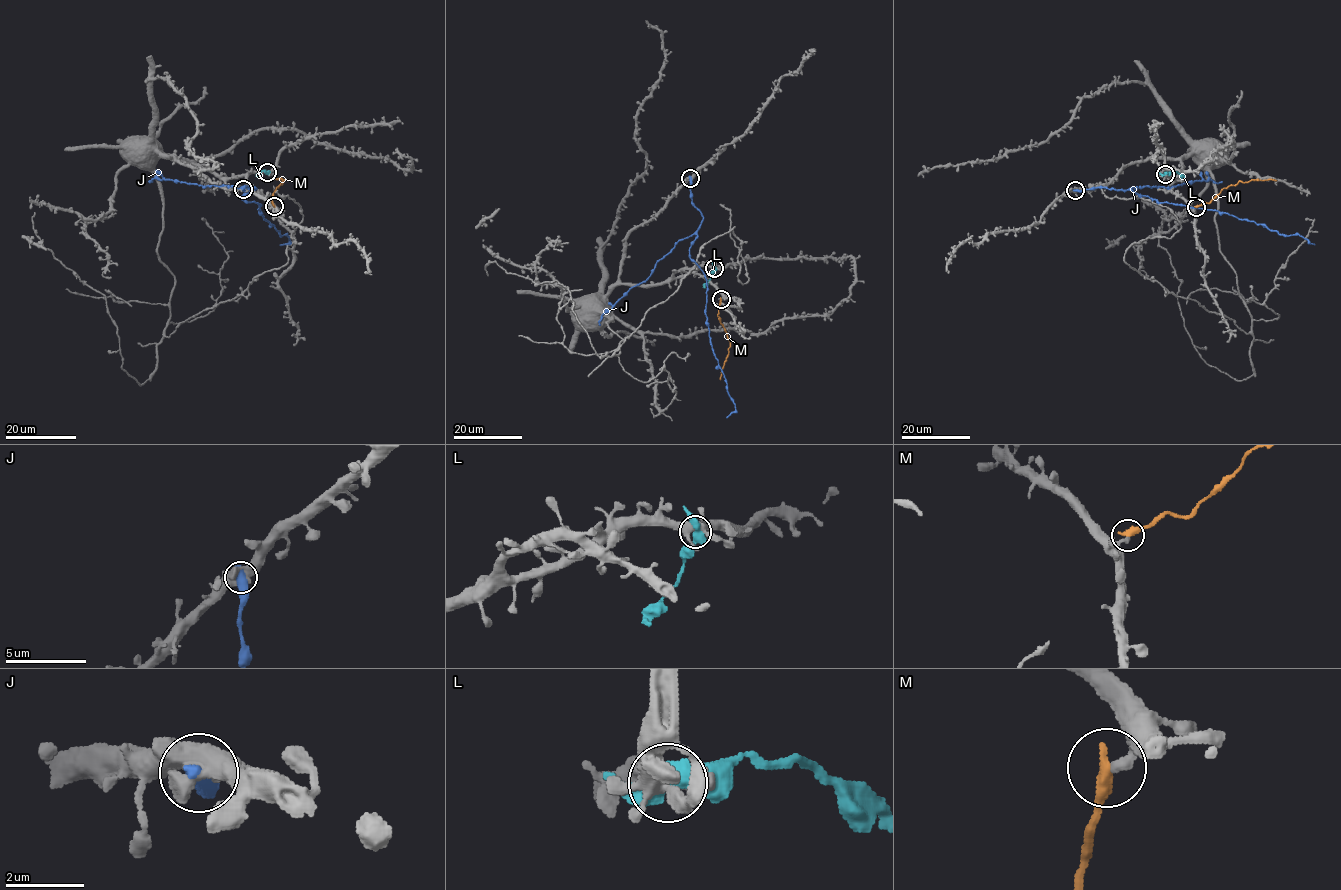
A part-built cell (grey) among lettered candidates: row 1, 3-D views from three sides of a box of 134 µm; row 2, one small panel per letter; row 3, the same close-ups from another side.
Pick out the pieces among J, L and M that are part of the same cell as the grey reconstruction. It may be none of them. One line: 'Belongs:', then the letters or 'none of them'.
Belongs: none of them

